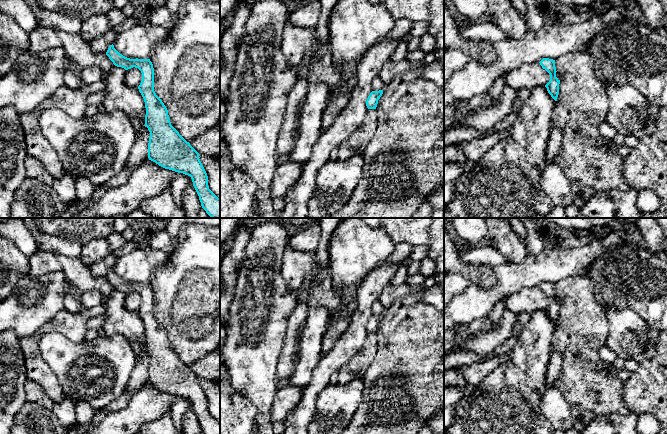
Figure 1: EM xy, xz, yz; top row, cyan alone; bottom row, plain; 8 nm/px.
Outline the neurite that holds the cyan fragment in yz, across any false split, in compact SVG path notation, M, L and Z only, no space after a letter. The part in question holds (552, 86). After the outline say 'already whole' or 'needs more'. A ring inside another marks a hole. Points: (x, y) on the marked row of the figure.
M543 58L540 62L540 65L543 69L545 69L550 74L550 80L545 85L547 88L548 93L551 97L557 101L557 97L559 94L559 84L560 80L556 77L556 67L555 67L555 60L549 58Z; already whole

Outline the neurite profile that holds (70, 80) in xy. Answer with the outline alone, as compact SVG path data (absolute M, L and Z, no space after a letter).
M66 70L63 76L64 86L70 89L78 89L83 85L79 75L74 74L70 70Z

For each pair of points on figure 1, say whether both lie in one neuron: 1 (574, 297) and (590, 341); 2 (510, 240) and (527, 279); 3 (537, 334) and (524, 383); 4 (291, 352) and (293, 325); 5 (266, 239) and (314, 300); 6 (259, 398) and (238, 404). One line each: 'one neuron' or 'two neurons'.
1: one neuron
2: two neurons
3: one neuron
4: one neuron
5: two neurons
6: two neurons

